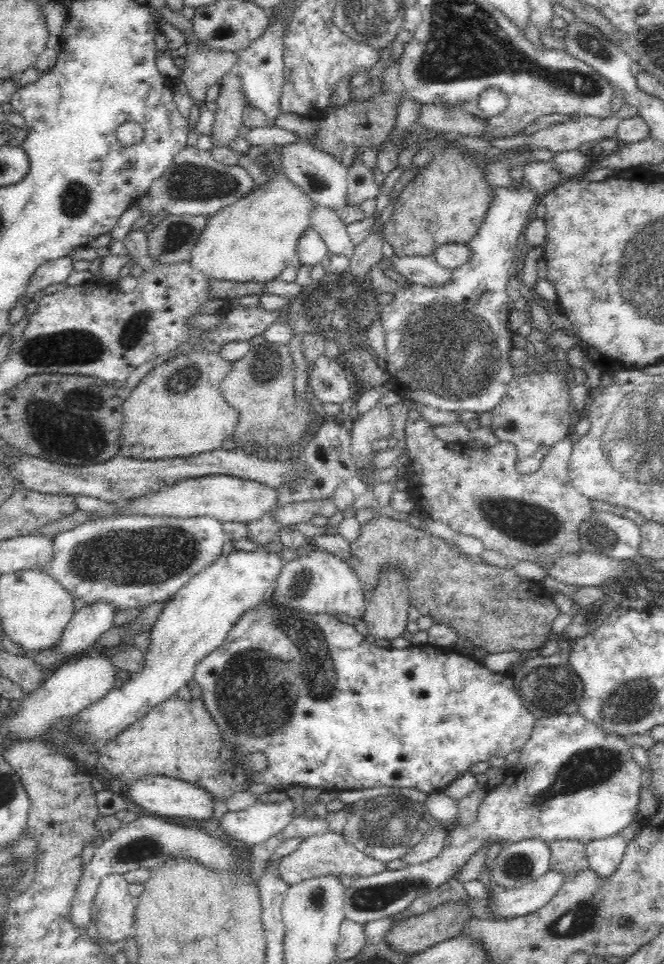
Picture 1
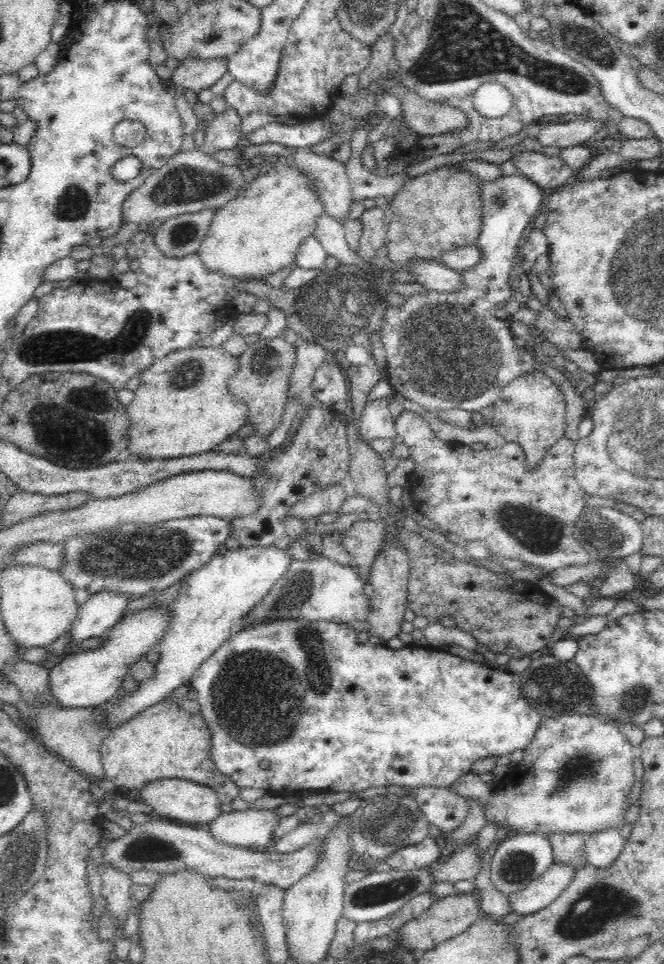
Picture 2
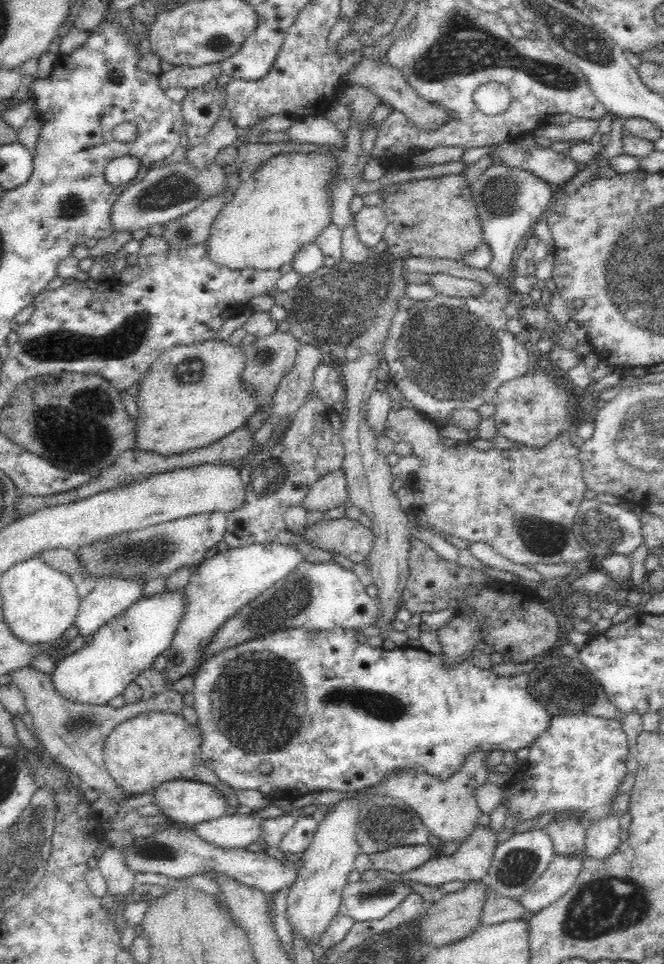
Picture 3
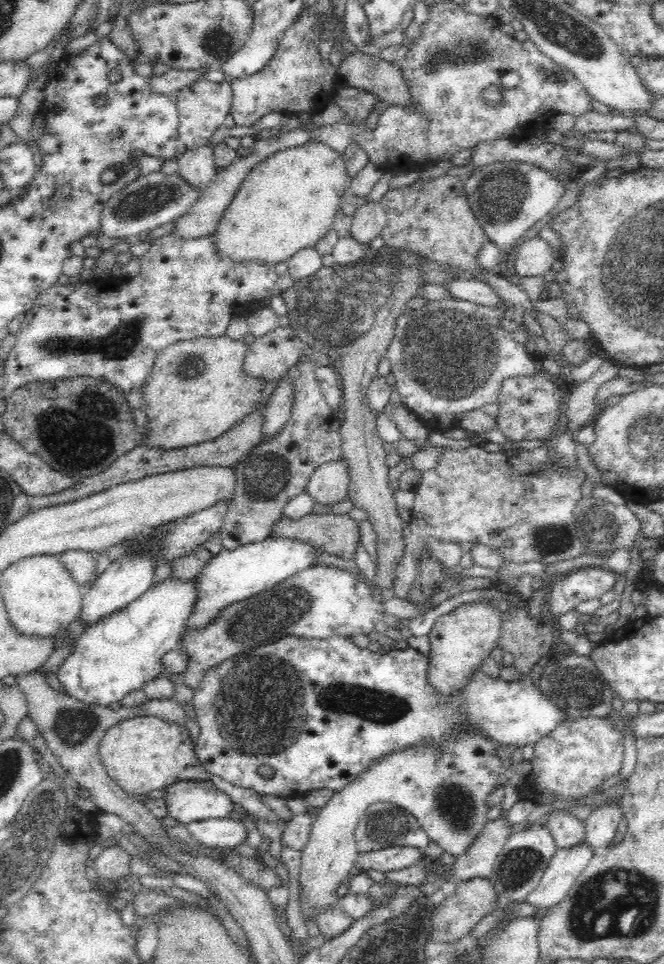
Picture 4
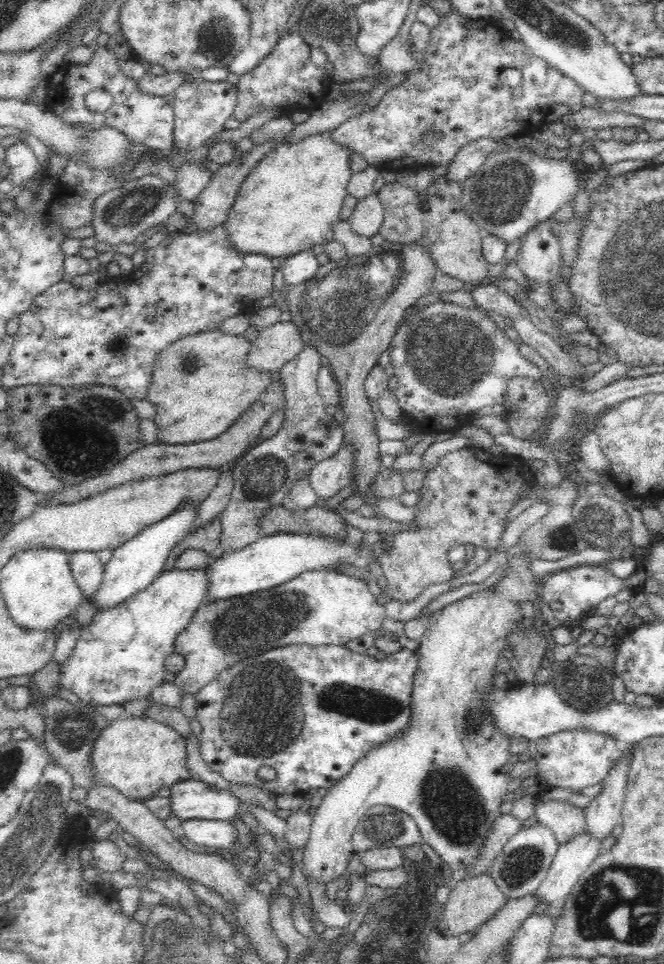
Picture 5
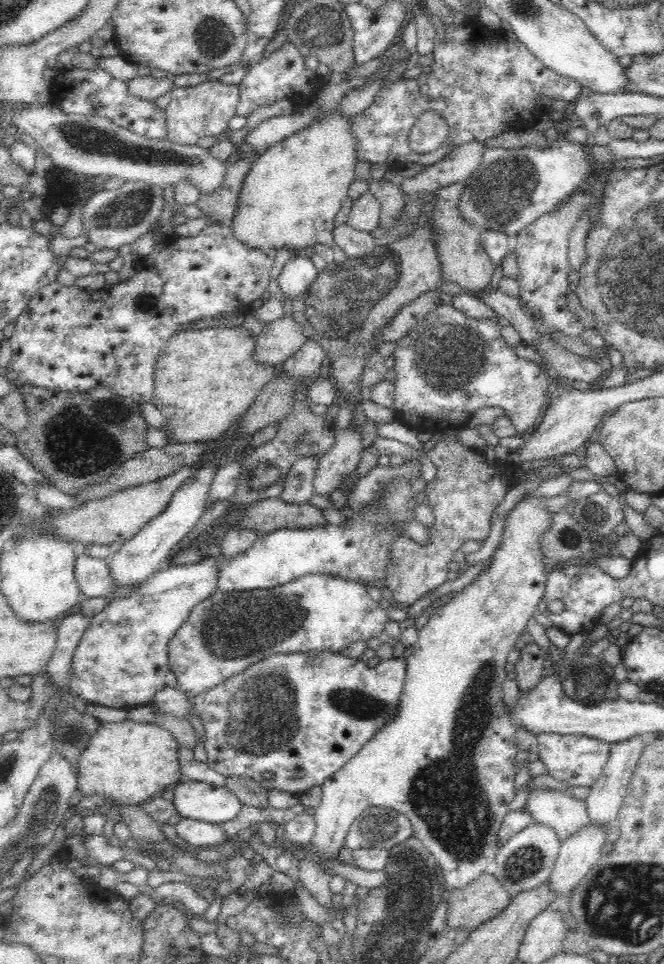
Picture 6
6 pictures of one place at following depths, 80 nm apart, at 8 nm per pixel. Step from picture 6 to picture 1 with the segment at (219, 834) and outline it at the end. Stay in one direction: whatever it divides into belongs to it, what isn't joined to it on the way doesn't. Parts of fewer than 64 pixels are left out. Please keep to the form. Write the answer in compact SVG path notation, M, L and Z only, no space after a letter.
M292 794L279 804L261 799L246 809L228 811L218 821L228 838L251 847L284 830L286 824L293 819L295 806Z

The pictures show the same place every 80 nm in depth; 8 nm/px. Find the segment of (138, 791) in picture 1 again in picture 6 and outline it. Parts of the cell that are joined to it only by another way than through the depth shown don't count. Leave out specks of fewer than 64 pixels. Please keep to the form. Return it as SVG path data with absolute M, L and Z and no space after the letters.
M191 781L172 788L175 810L184 818L220 824L236 818L243 805L226 785Z

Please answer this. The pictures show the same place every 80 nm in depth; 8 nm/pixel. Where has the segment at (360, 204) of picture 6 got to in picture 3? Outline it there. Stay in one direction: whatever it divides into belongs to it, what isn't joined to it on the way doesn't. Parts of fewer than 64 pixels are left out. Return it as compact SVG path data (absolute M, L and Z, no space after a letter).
M365 206L354 215L353 225L358 239L365 247L374 248L383 239L387 220L382 207Z

